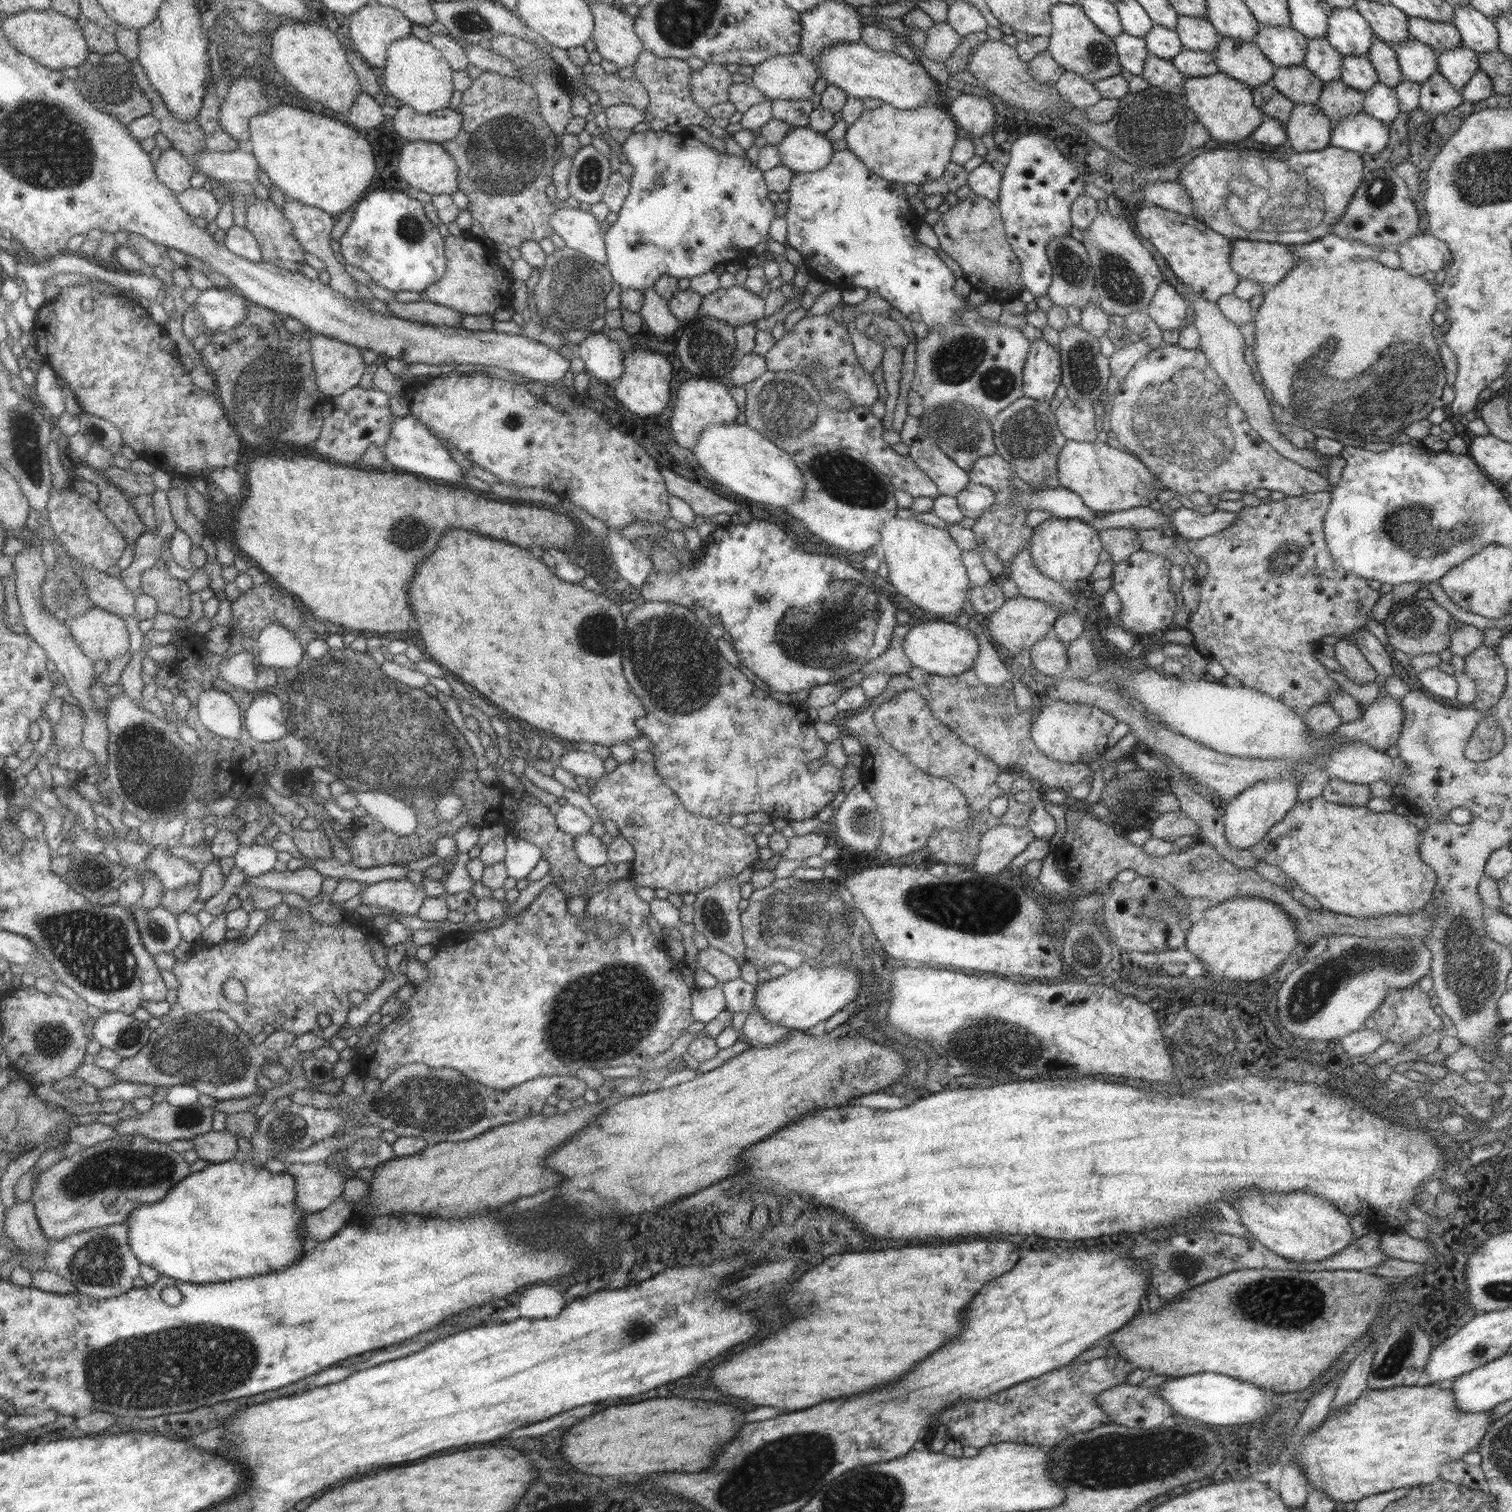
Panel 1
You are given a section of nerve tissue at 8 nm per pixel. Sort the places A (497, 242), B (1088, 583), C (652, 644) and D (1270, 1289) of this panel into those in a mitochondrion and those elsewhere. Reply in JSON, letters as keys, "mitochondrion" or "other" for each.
{"A":"other","B":"other","C":"mitochondrion","D":"mitochondrion"}

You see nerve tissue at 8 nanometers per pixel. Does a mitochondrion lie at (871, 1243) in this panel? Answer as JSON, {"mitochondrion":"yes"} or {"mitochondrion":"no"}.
{"mitochondrion":"no"}

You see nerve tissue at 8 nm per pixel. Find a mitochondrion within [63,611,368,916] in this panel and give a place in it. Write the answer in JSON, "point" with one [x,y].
{"point":[154,775]}

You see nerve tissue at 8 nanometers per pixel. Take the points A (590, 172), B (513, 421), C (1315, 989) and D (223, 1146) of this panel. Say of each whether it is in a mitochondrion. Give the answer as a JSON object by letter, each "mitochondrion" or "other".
{"A":"mitochondrion","B":"other","C":"mitochondrion","D":"other"}

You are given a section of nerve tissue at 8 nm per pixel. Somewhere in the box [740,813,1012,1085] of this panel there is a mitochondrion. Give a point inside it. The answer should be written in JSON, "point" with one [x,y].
{"point":[804,918]}

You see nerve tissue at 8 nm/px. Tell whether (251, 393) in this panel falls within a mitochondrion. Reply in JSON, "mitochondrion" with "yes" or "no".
{"mitochondrion":"yes"}

